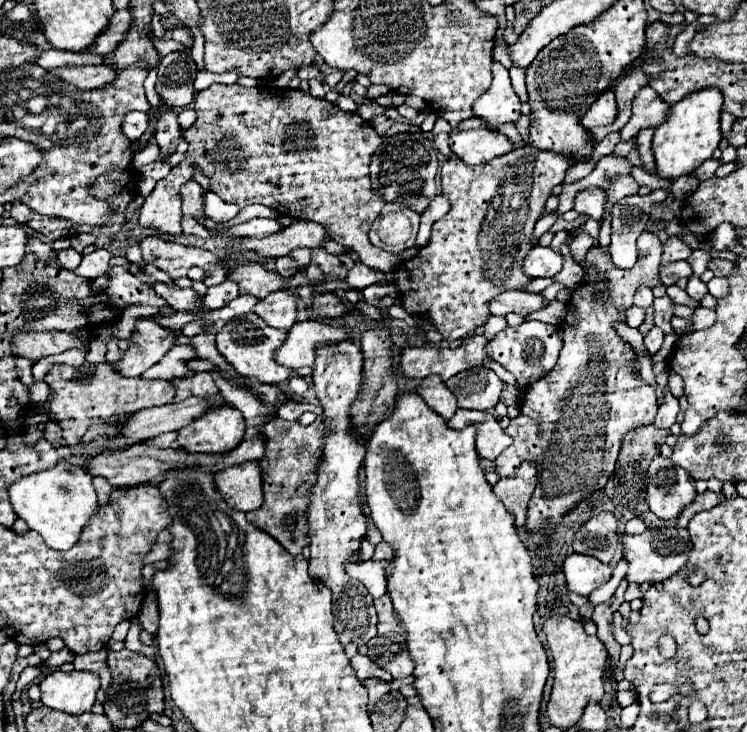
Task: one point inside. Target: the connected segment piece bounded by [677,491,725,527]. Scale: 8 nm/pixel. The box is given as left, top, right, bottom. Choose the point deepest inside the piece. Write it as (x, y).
(706, 500)

